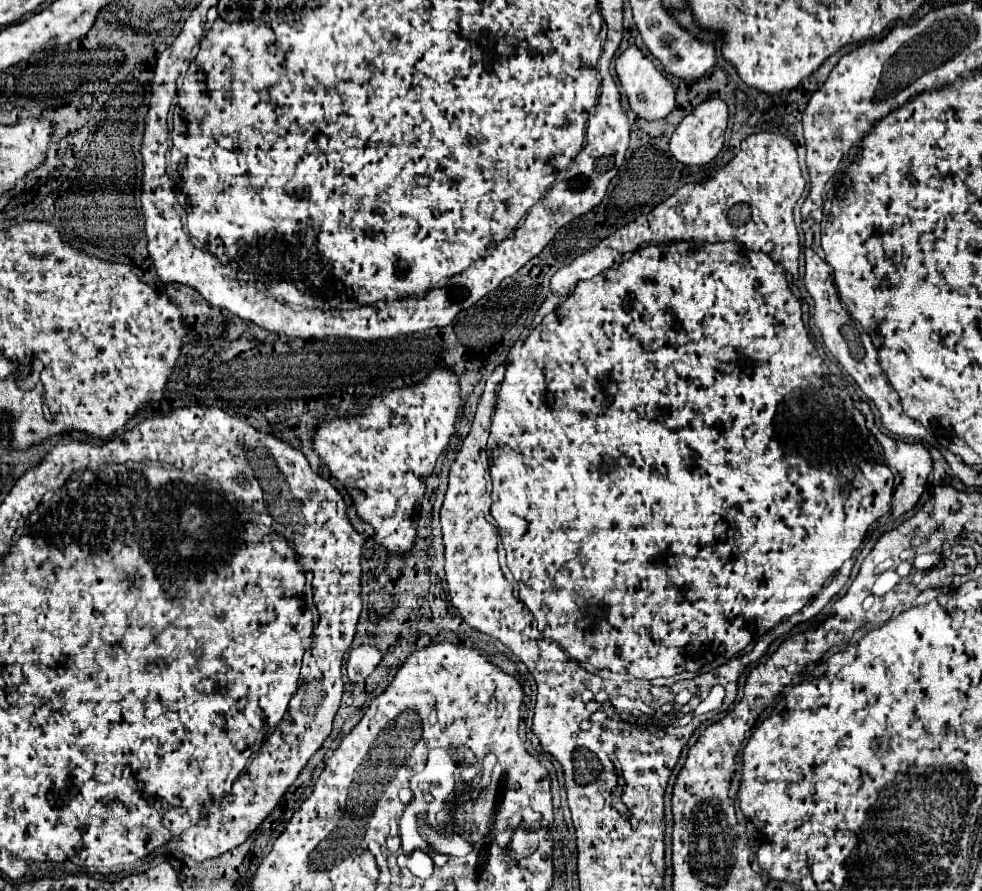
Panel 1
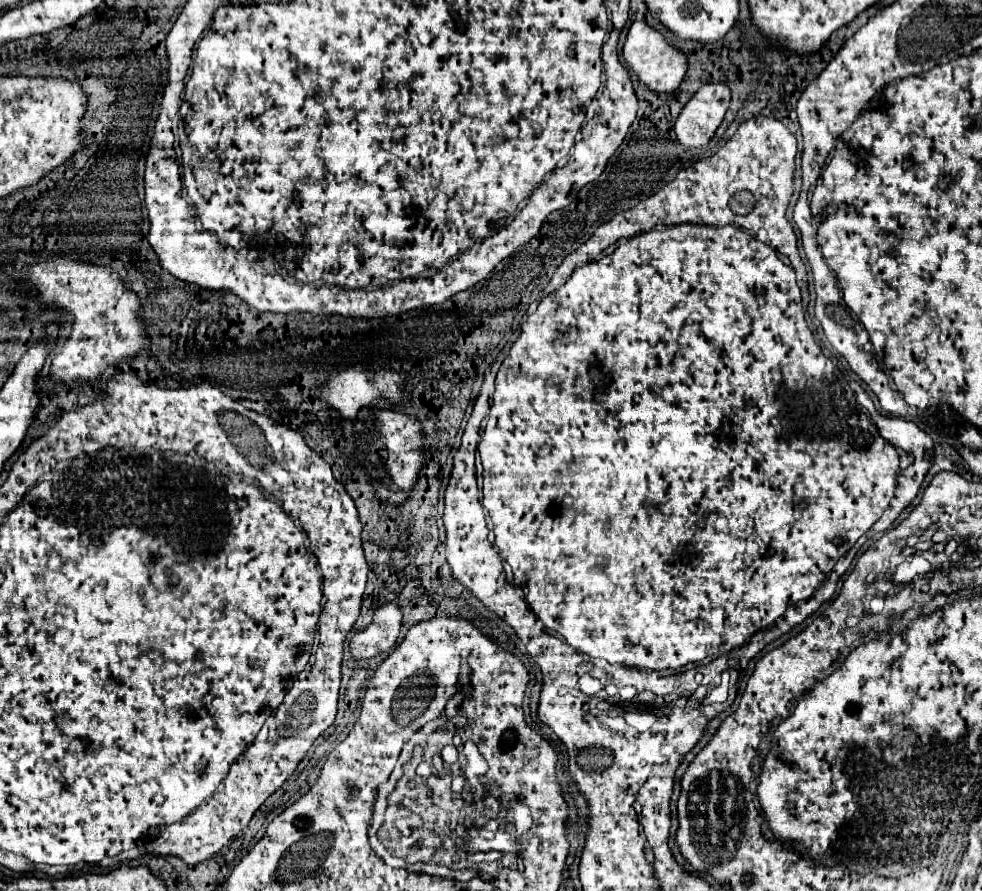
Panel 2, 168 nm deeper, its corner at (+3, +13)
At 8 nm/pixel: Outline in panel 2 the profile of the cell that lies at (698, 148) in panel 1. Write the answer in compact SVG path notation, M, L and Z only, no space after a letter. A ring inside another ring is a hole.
M704 84L682 108L678 120L674 122L674 130L678 142L686 148L702 148L706 146L730 104L730 90L724 84Z

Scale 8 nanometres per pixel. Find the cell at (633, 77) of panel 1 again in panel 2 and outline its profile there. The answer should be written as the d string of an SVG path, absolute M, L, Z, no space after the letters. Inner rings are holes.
M634 22L630 26L624 48L622 48L622 56L628 64L628 68L638 78L638 82L648 86L656 94L674 92L686 74L686 56L682 52L678 52L674 46L670 46L656 30L652 30L644 22Z

